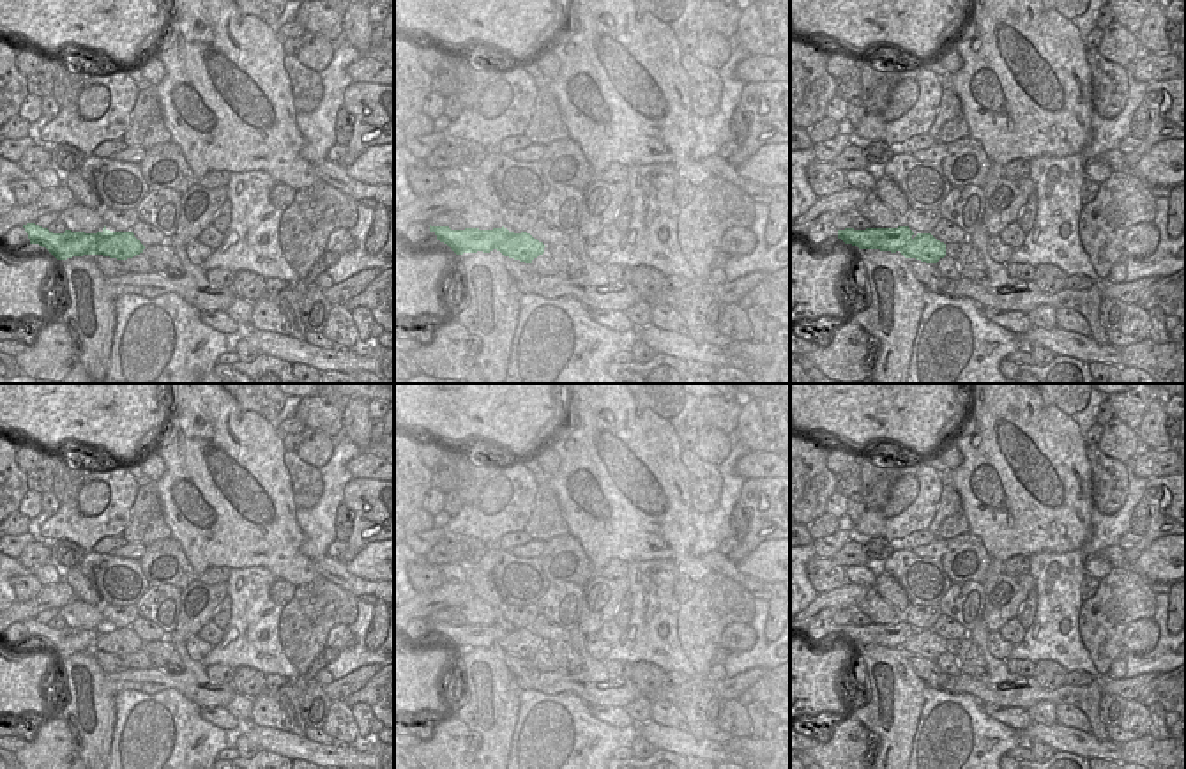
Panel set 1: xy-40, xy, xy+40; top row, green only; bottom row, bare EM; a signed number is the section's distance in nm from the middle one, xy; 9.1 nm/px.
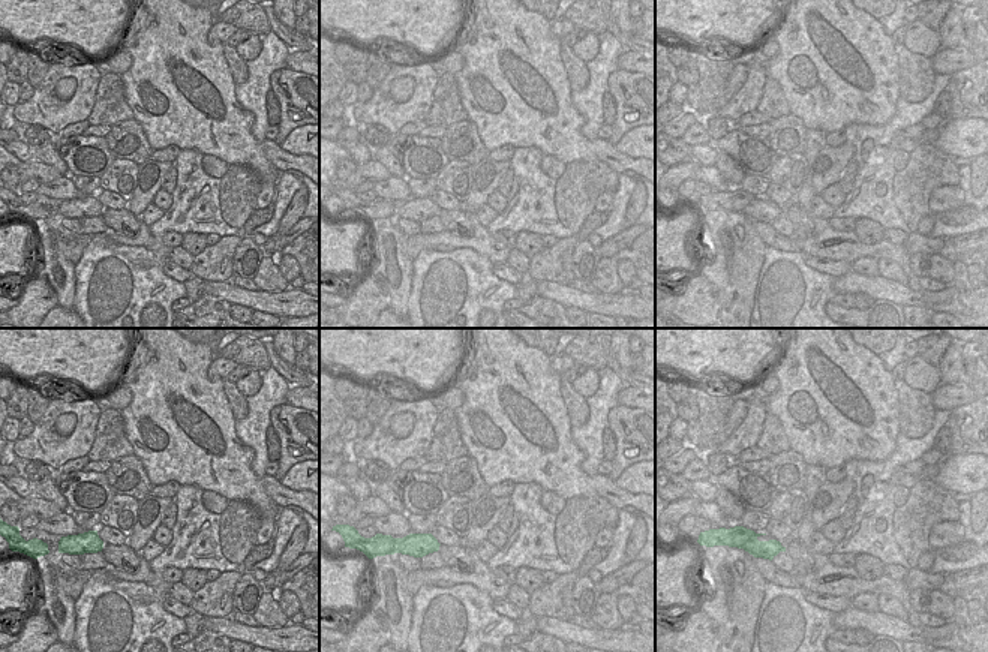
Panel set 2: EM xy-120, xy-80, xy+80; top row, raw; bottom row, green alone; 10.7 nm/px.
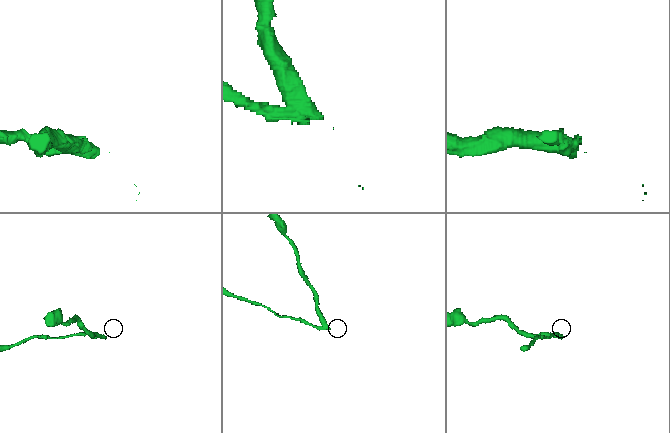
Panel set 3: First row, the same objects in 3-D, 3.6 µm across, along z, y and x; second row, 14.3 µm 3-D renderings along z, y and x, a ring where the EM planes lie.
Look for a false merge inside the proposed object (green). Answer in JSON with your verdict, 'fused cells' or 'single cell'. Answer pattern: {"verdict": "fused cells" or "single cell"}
{"verdict": "fused cells"}

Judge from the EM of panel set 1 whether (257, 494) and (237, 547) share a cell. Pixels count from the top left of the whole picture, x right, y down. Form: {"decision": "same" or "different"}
{"decision": "same"}

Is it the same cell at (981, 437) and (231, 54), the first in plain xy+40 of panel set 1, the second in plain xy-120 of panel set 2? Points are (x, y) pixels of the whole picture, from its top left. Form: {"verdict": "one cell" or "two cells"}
{"verdict": "two cells"}

